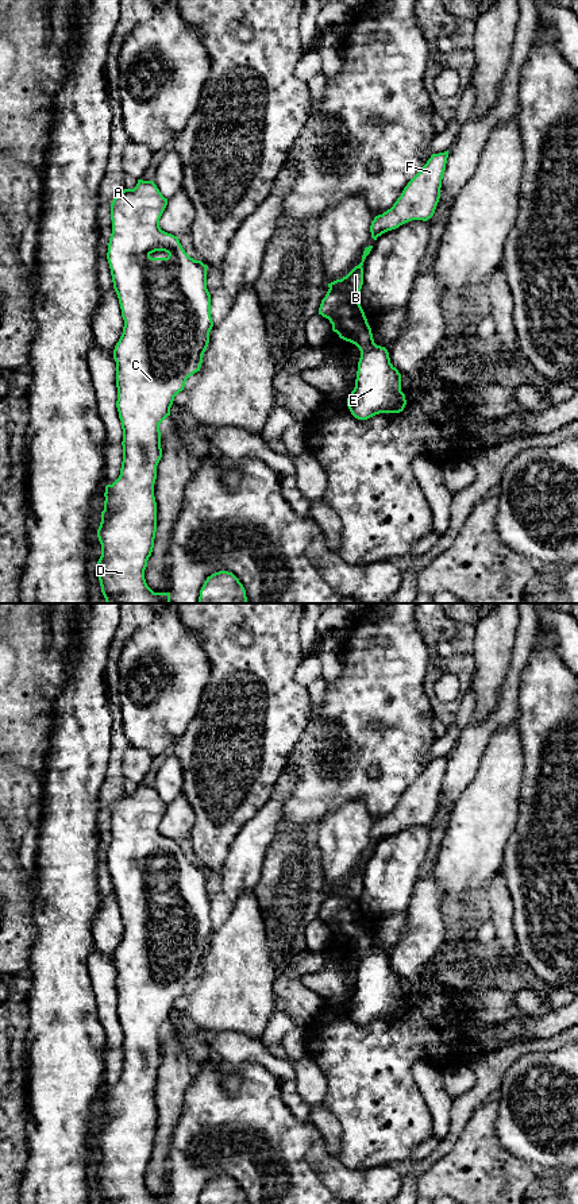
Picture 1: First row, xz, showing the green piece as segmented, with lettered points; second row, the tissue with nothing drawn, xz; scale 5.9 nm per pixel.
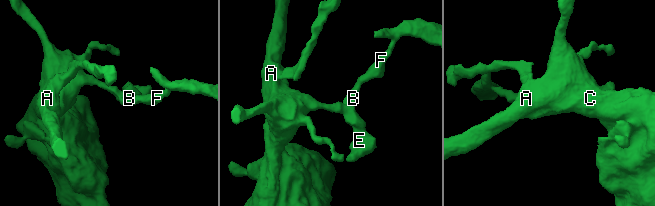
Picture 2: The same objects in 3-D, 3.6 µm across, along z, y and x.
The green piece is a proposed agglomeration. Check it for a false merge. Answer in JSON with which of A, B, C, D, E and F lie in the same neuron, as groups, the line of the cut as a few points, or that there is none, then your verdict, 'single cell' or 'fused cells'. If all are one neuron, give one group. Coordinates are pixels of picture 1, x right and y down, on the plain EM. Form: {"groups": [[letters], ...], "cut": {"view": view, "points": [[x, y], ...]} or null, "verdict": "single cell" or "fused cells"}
{"groups": [["A", "C", "D", "E"], ["B", "F"]], "cut": {"view": "xz", "points": [[330, 892], [338, 896], [351, 896], [357, 900]]}, "verdict": "fused cells"}

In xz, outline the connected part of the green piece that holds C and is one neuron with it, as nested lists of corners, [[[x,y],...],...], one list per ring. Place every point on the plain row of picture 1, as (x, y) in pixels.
[[[138,784],[134,794],[120,796],[111,809],[112,838],[107,864],[124,925],[123,938],[113,954],[116,1012],[123,1034],[123,1066],[119,1083],[105,1091],[104,1115],[97,1134],[101,1161],[96,1177],[105,1204],[170,1204],[170,1197],[154,1197],[144,1184],[157,1137],[154,1088],[157,1070],[162,1062],[159,1029],[170,1020],[174,1002],[184,995],[186,984],[200,976],[213,931],[211,899],[207,894],[208,871],[190,863],[177,841],[161,834],[159,823],[166,810],[167,803],[162,800],[154,786],[143,784]]]

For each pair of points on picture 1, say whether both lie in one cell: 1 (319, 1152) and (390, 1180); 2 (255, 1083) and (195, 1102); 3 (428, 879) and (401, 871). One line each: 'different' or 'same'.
1: same
2: same
3: different

